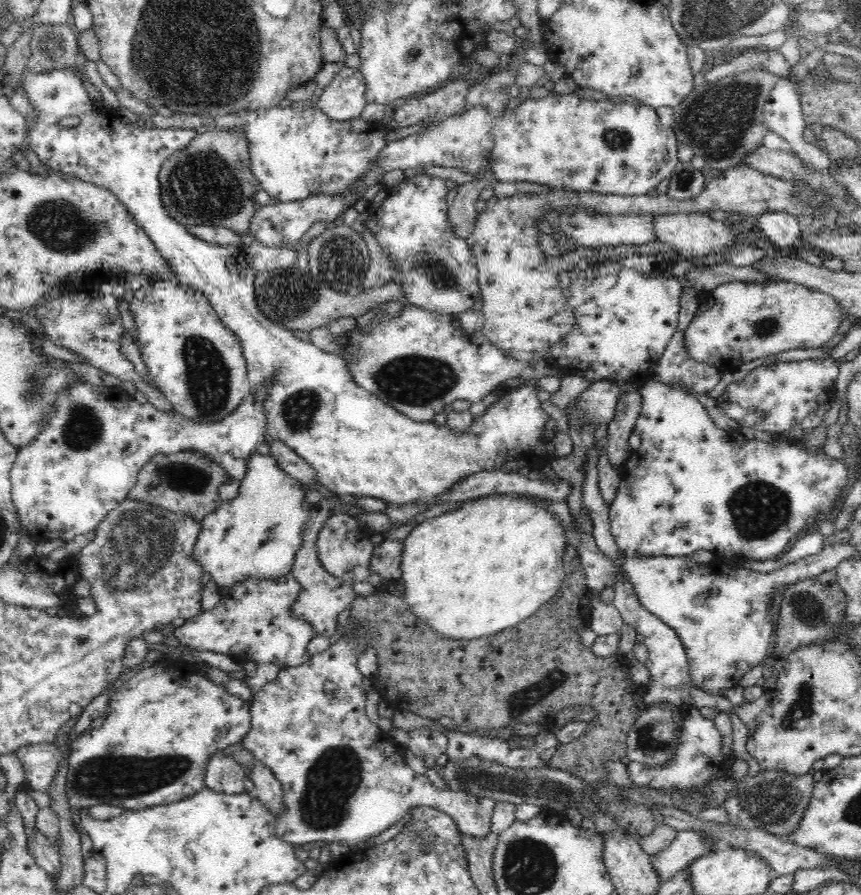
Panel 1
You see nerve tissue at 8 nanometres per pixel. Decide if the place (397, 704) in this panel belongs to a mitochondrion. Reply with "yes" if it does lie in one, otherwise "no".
no

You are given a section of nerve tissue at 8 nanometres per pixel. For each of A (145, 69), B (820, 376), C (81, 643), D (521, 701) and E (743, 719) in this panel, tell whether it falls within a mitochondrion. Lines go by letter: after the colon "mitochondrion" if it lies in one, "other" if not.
A: other
B: other
C: mitochondrion
D: mitochondrion
E: other

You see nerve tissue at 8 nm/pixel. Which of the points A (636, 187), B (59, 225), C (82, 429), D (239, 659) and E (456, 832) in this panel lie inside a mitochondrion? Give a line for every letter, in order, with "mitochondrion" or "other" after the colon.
A: other
B: mitochondrion
C: mitochondrion
D: other
E: other

